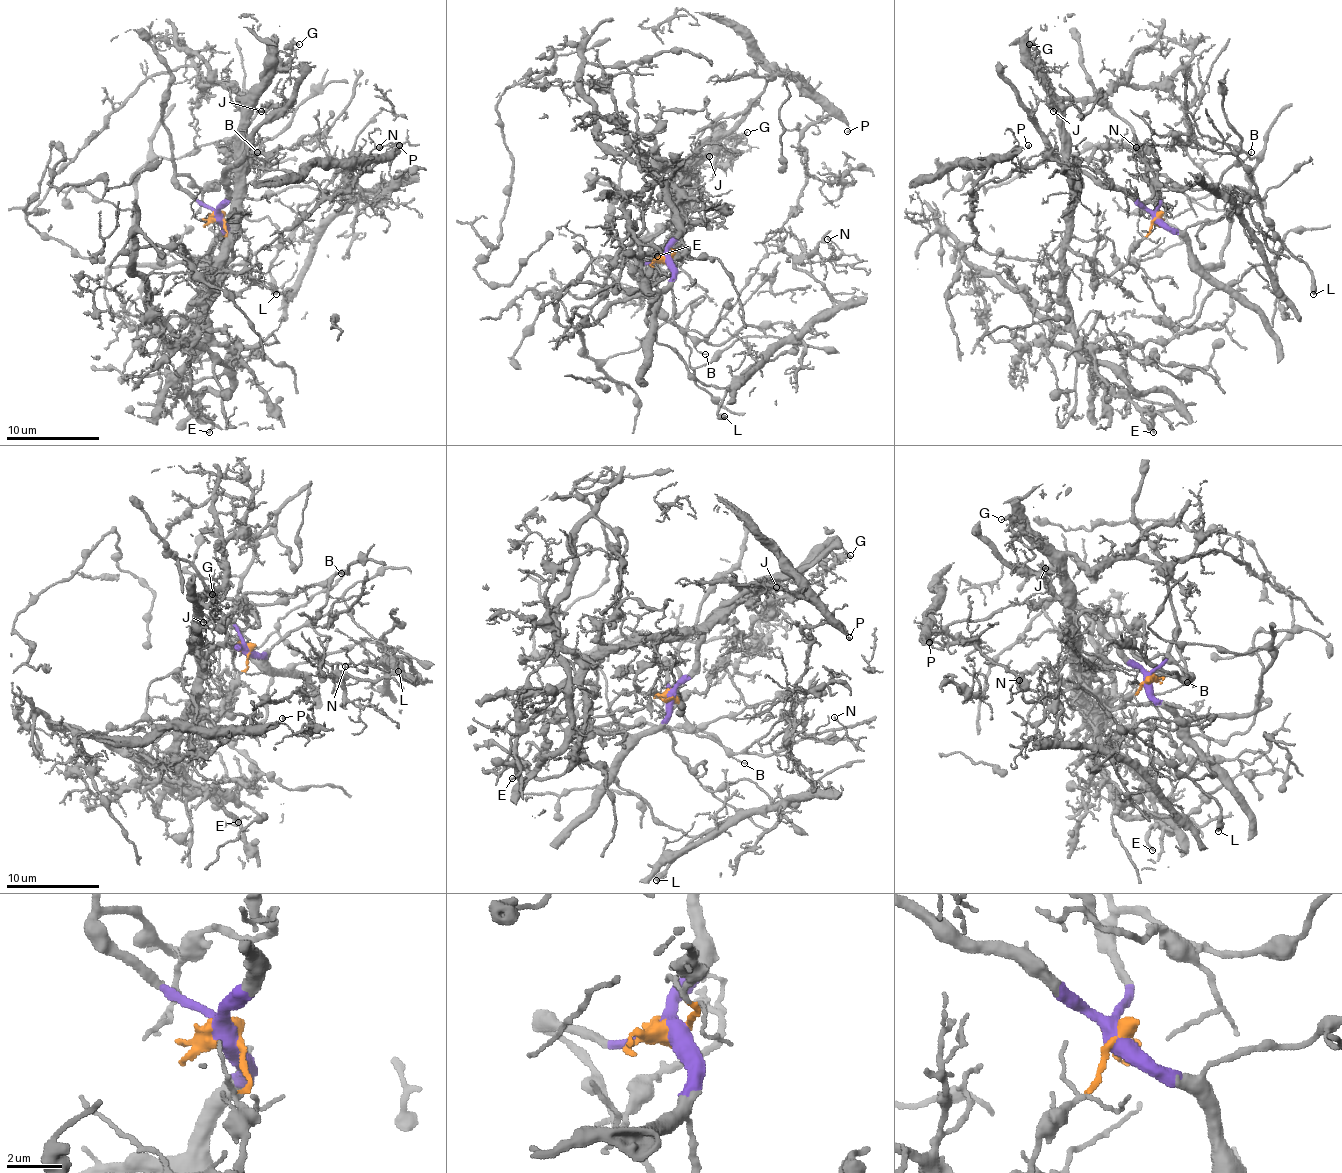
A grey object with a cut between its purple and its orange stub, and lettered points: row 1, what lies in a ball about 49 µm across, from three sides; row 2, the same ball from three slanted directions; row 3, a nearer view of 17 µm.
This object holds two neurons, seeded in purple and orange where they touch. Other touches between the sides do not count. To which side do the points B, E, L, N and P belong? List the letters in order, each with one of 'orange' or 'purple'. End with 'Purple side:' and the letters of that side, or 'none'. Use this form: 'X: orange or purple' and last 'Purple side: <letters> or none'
B: purple
E: orange
L: purple
N: purple
P: purple
Purple side: B, L, N, P

